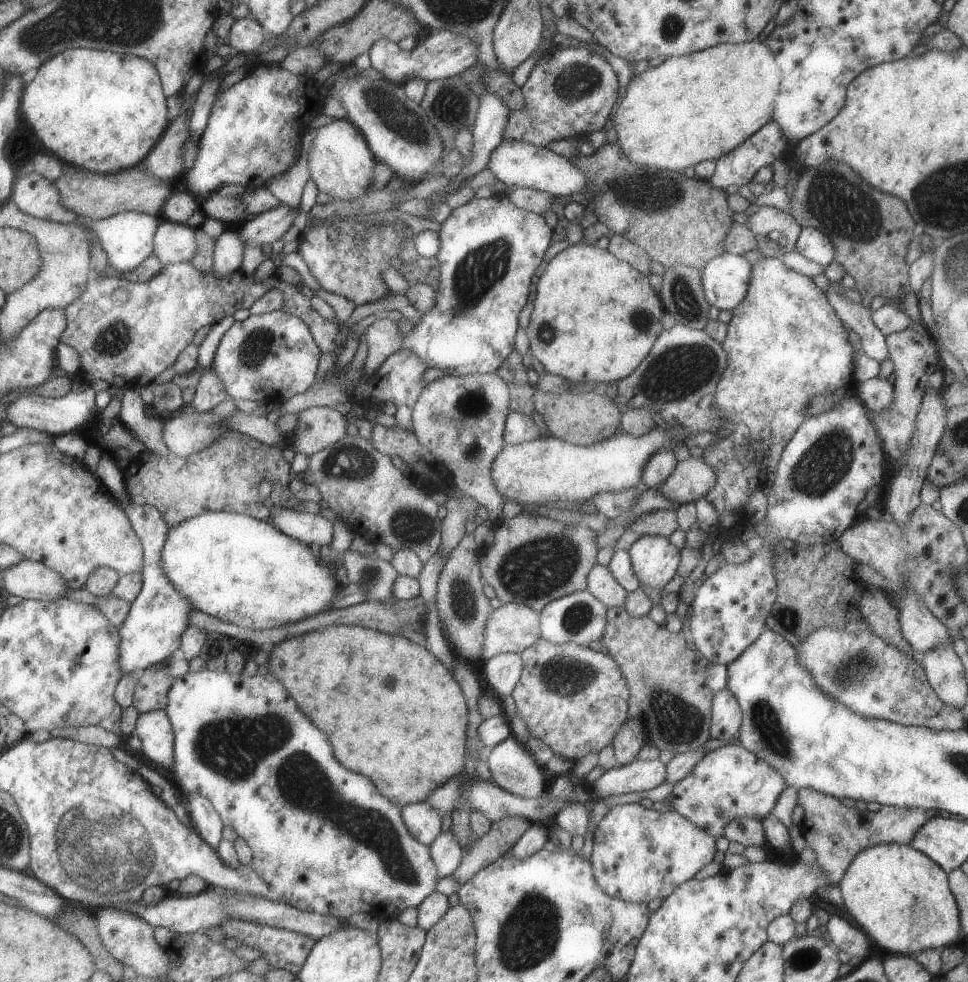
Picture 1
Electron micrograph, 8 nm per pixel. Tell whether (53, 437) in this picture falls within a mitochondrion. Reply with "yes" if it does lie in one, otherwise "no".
no

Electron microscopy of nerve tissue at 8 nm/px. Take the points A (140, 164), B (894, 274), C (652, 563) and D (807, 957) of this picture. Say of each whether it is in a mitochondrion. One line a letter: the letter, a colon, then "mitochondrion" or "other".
A: other
B: other
C: other
D: mitochondrion

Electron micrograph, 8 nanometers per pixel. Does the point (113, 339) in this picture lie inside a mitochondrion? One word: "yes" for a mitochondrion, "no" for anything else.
yes

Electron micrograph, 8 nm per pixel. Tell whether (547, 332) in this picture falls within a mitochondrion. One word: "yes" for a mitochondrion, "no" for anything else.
yes

